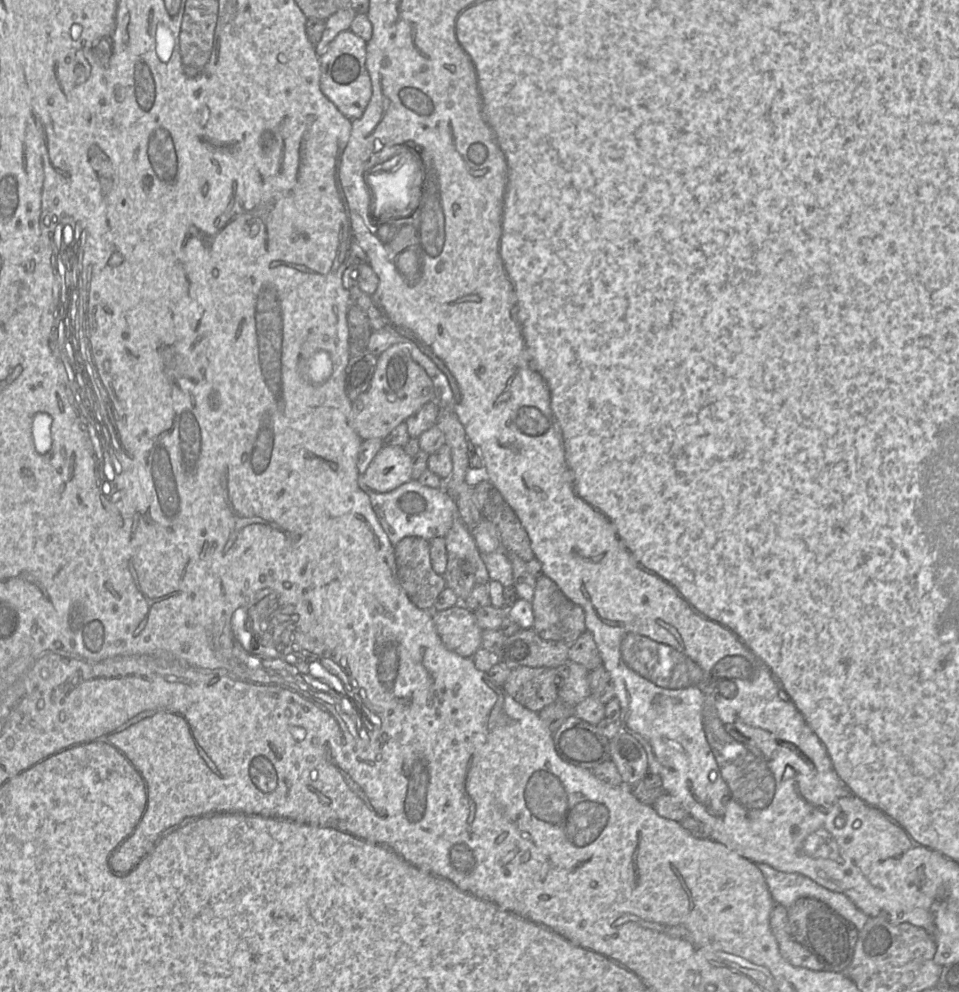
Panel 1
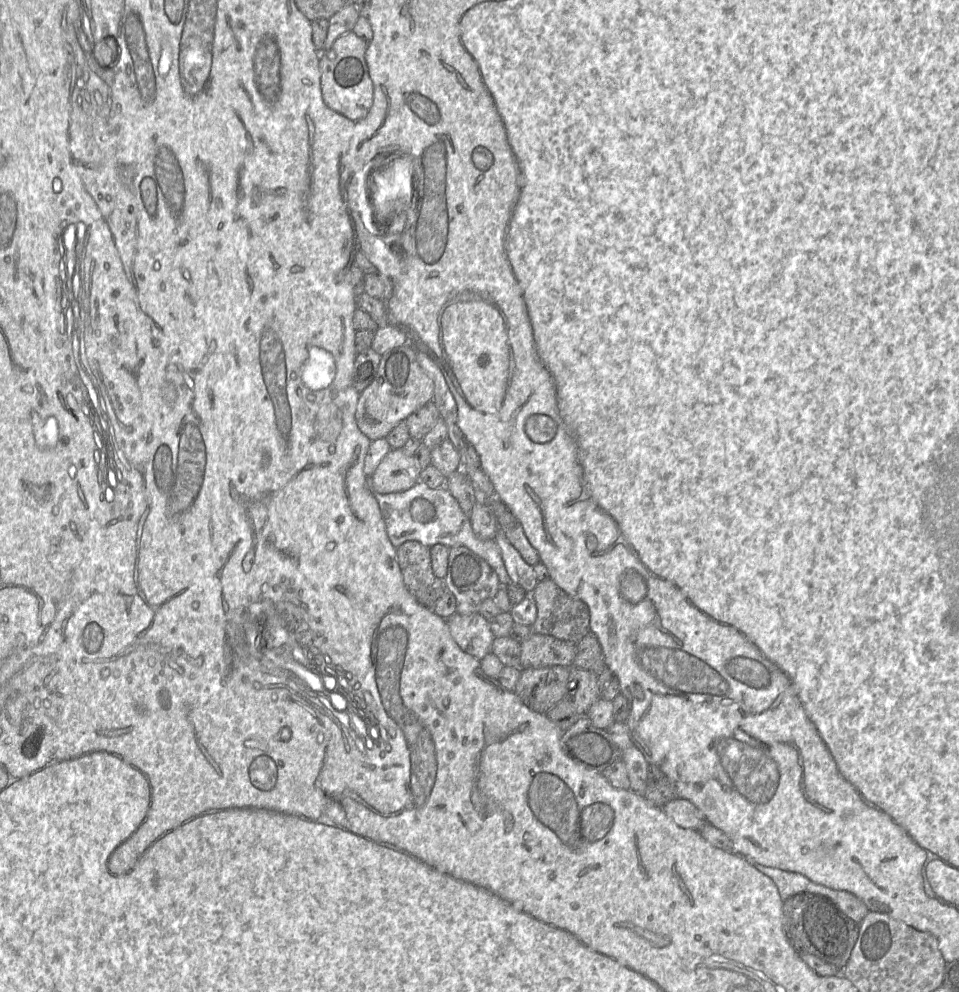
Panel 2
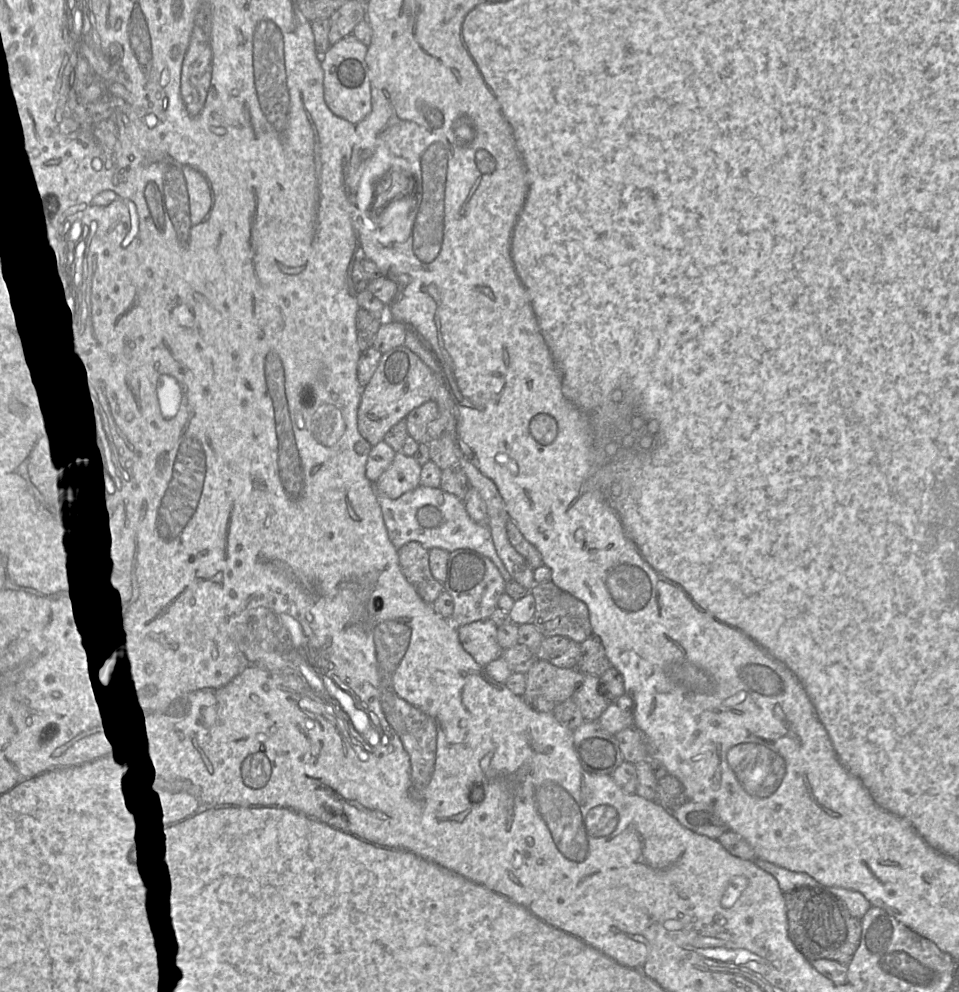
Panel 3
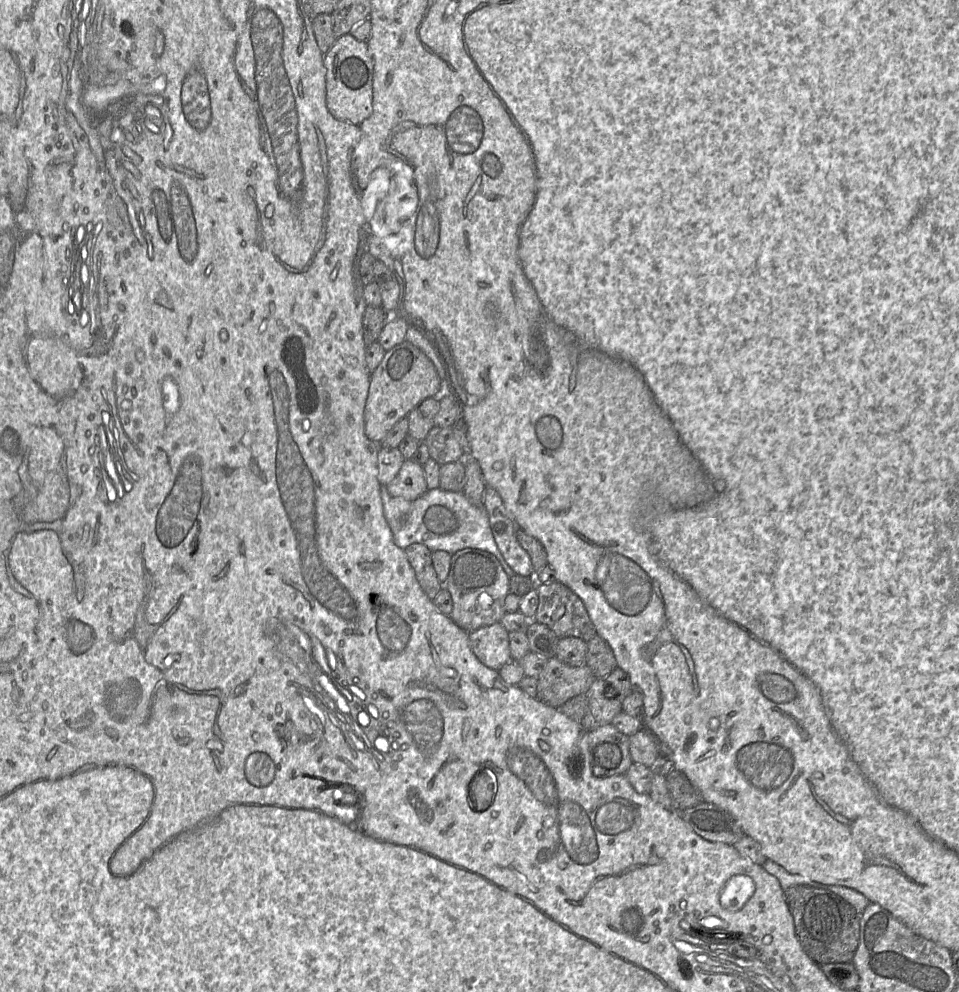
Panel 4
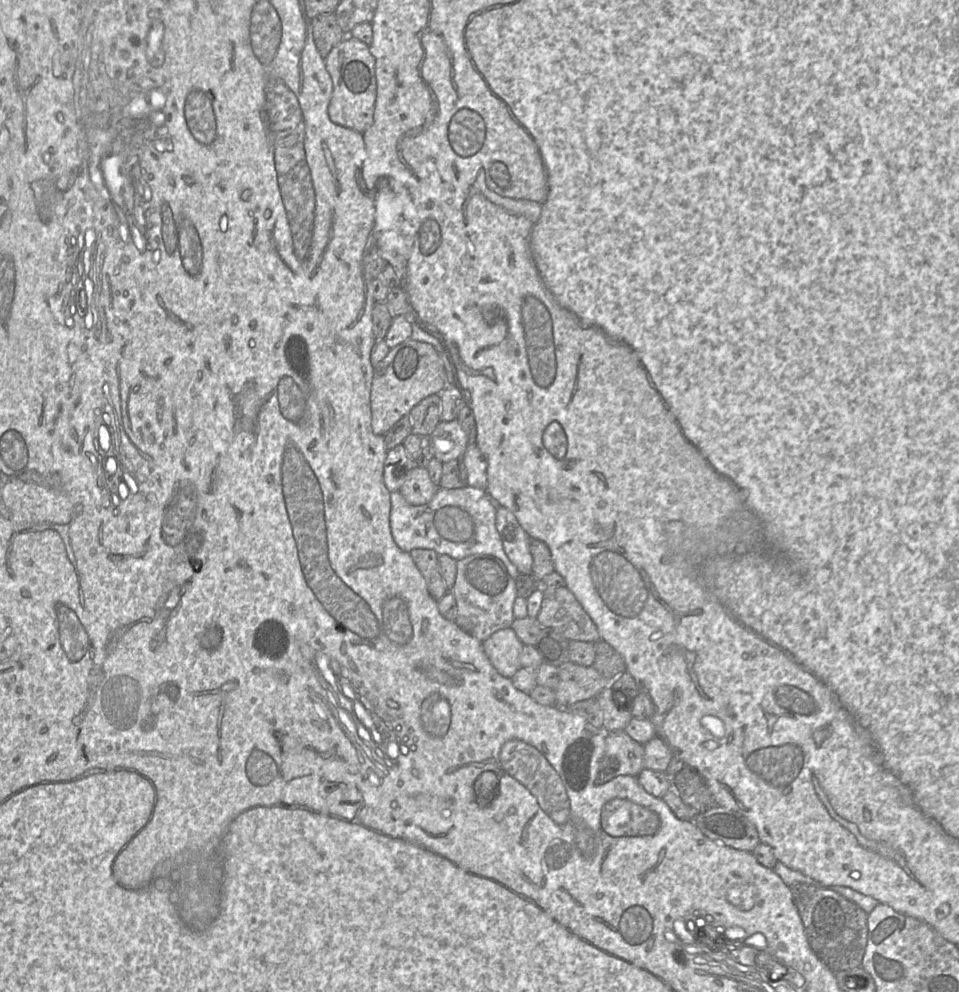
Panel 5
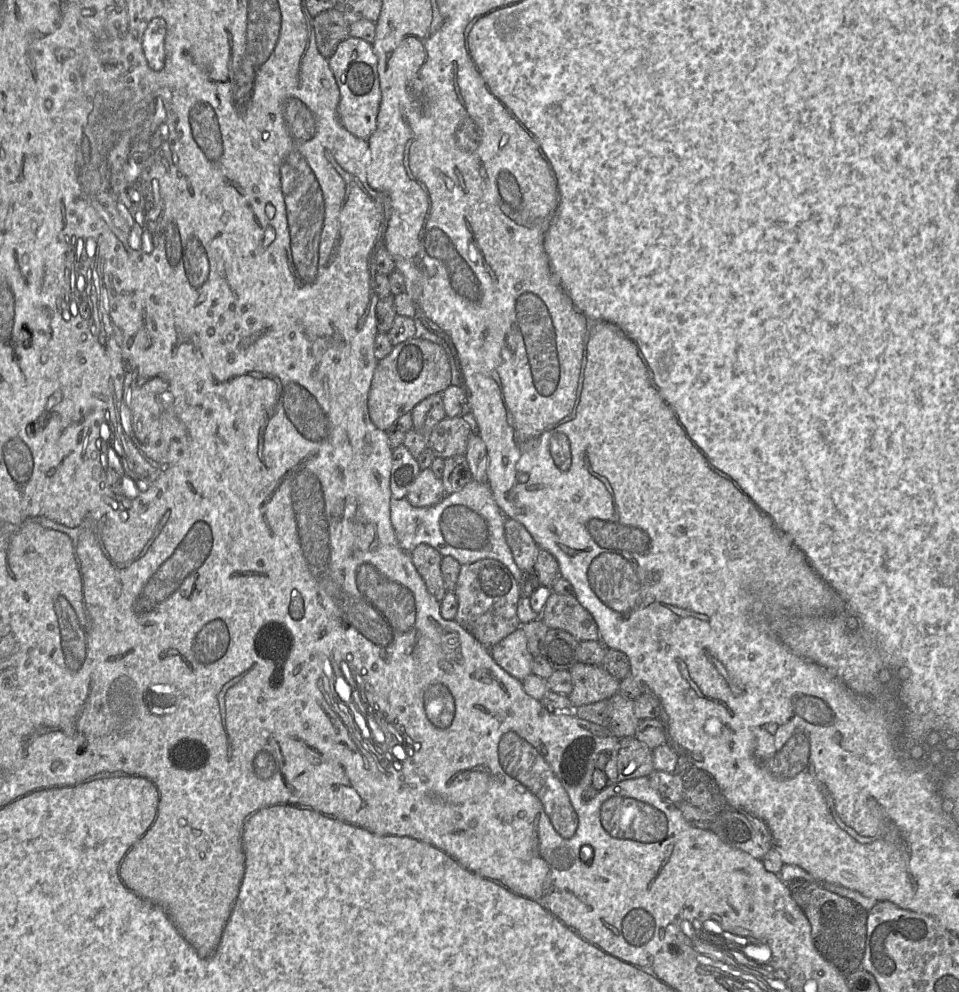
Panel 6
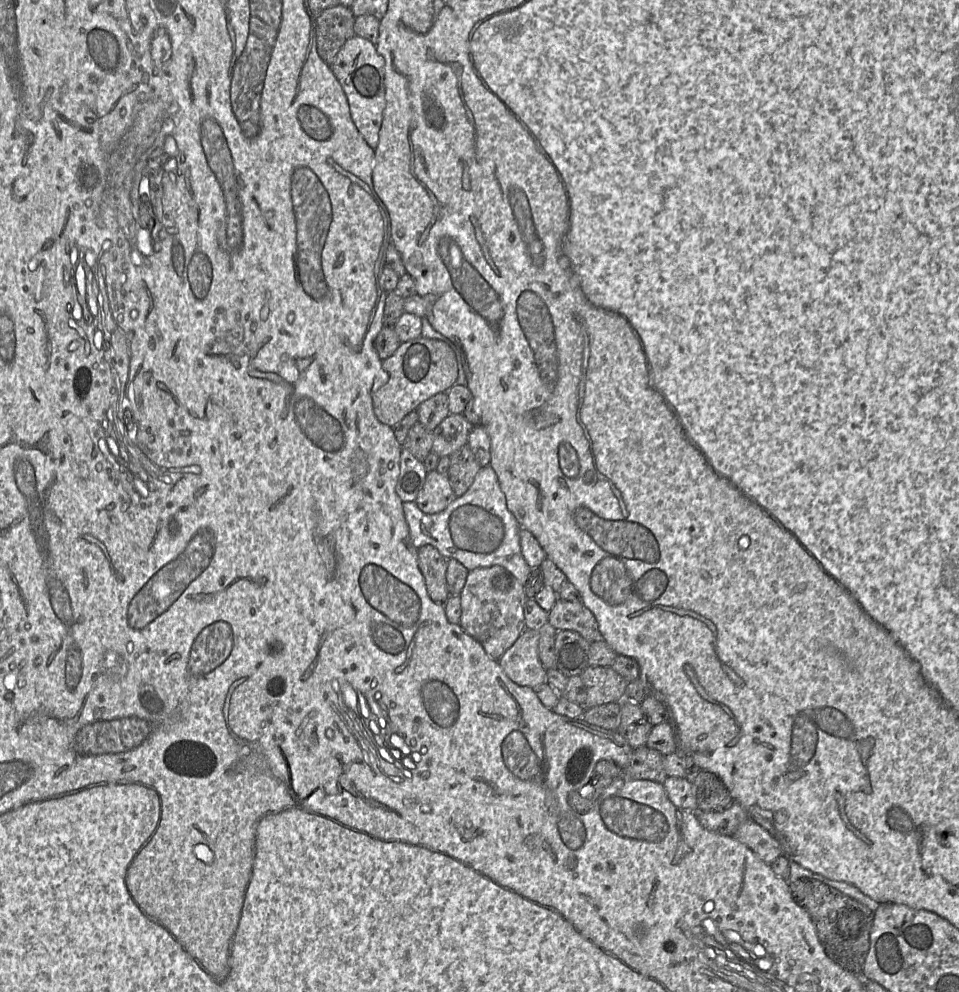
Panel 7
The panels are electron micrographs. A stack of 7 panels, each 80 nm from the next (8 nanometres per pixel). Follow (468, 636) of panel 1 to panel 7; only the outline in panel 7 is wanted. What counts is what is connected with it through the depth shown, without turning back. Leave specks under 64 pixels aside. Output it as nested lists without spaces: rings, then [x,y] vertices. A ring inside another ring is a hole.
[[[526,628],[498,660],[505,674],[520,686],[536,688],[547,683],[547,670],[539,658],[539,632]]]

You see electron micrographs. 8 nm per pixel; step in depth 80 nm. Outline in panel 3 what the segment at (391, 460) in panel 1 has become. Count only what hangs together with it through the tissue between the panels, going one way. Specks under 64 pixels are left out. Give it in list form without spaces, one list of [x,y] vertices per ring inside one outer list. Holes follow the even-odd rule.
[[[396,452],[391,465],[378,478],[378,490],[396,499],[420,485],[421,466],[412,457]]]

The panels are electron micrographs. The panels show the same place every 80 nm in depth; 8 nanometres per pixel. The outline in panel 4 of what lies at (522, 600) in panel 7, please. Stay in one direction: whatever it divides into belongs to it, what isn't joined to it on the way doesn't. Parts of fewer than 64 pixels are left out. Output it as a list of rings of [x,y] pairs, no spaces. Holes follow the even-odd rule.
[[[464,548],[452,554],[444,589],[450,593],[453,601],[453,609],[449,617],[458,627],[468,633],[499,623],[507,613],[504,602],[510,593],[509,577],[499,560],[489,552]]]

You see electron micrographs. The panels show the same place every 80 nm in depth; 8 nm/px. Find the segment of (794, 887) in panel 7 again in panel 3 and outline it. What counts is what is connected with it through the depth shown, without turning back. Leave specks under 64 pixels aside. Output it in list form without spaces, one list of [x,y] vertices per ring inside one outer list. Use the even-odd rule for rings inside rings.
[[[802,887],[784,894],[788,922],[788,933],[794,946],[809,961],[818,959],[834,960],[848,964],[857,950],[861,938],[861,920],[853,917],[835,896],[818,888]]]

